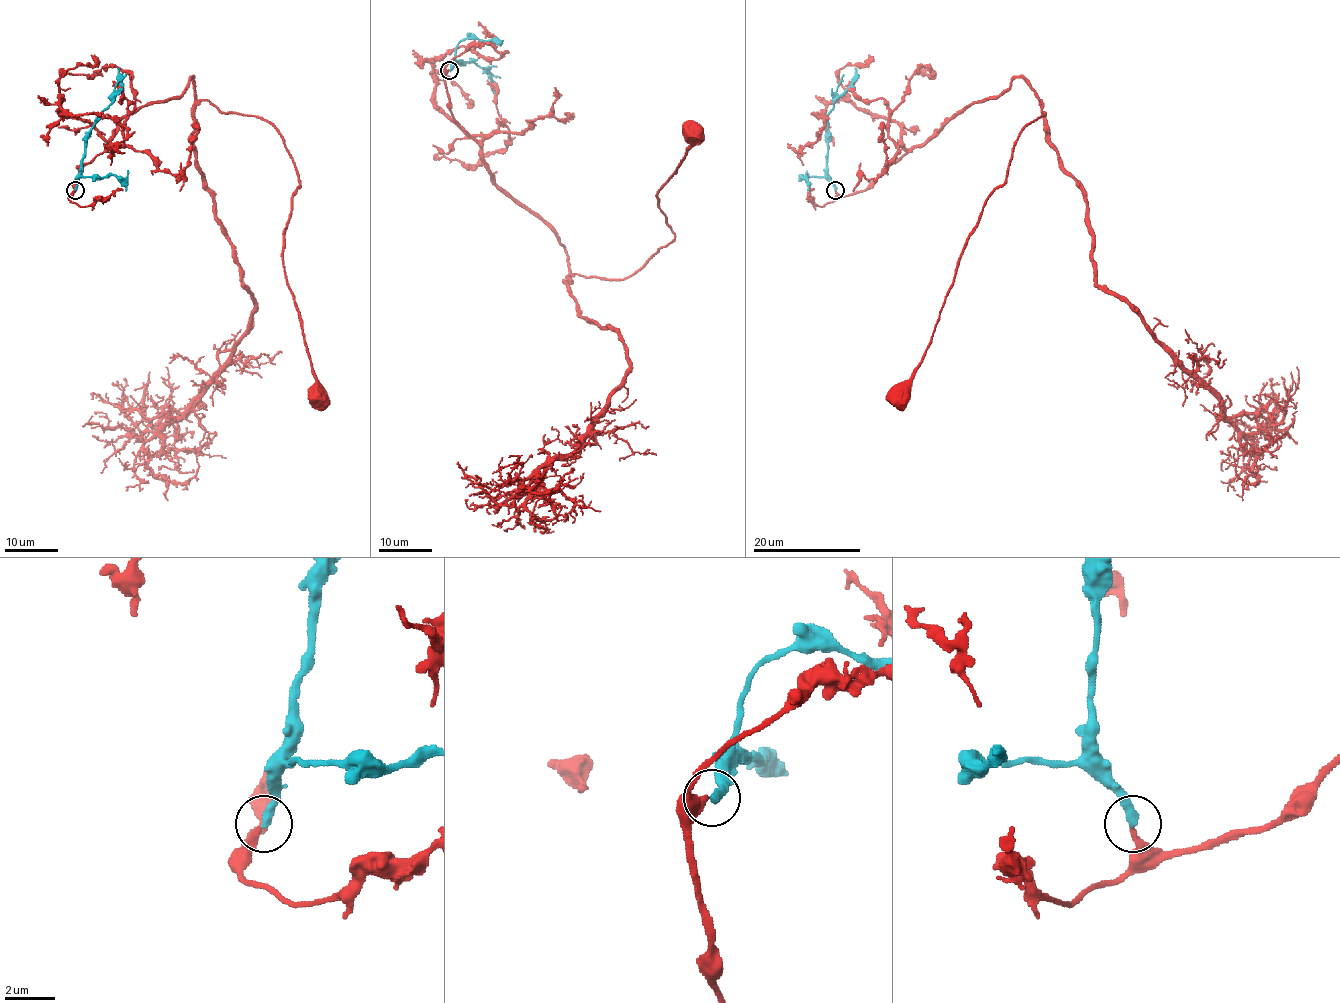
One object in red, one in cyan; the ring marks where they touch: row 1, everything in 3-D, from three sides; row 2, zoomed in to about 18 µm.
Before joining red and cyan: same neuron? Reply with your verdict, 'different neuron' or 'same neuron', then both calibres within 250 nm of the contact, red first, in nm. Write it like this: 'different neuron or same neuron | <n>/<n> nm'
different neuron | 260/360 nm

